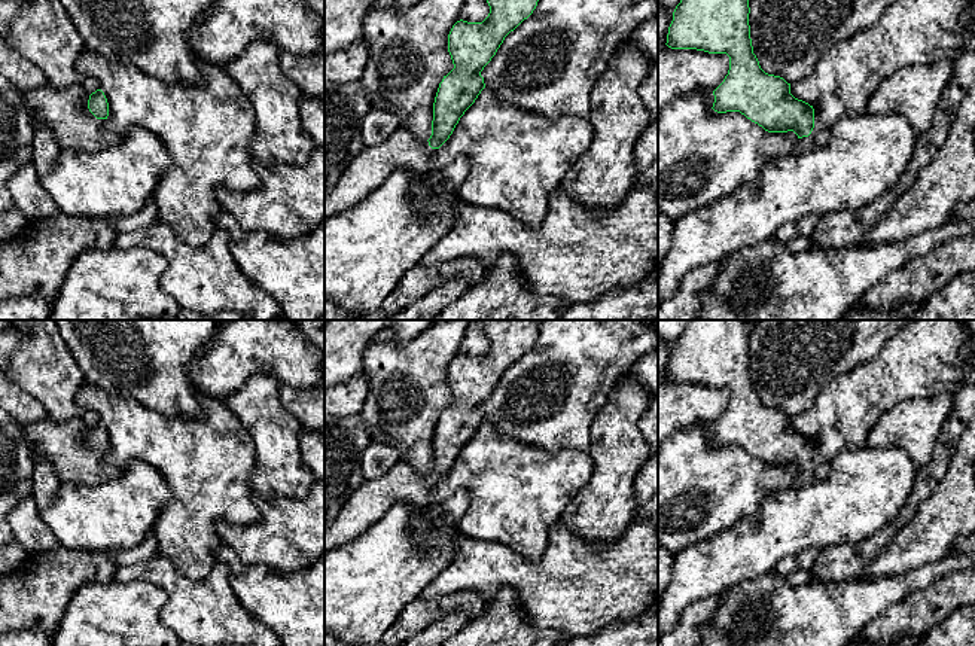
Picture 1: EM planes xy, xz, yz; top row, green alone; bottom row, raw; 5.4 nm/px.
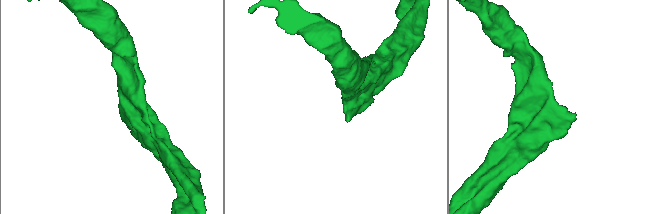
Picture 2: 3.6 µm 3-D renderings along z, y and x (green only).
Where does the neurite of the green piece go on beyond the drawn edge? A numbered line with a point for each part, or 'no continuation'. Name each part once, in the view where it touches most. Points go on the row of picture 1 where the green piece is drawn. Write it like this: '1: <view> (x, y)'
1: xy (64, 112)

